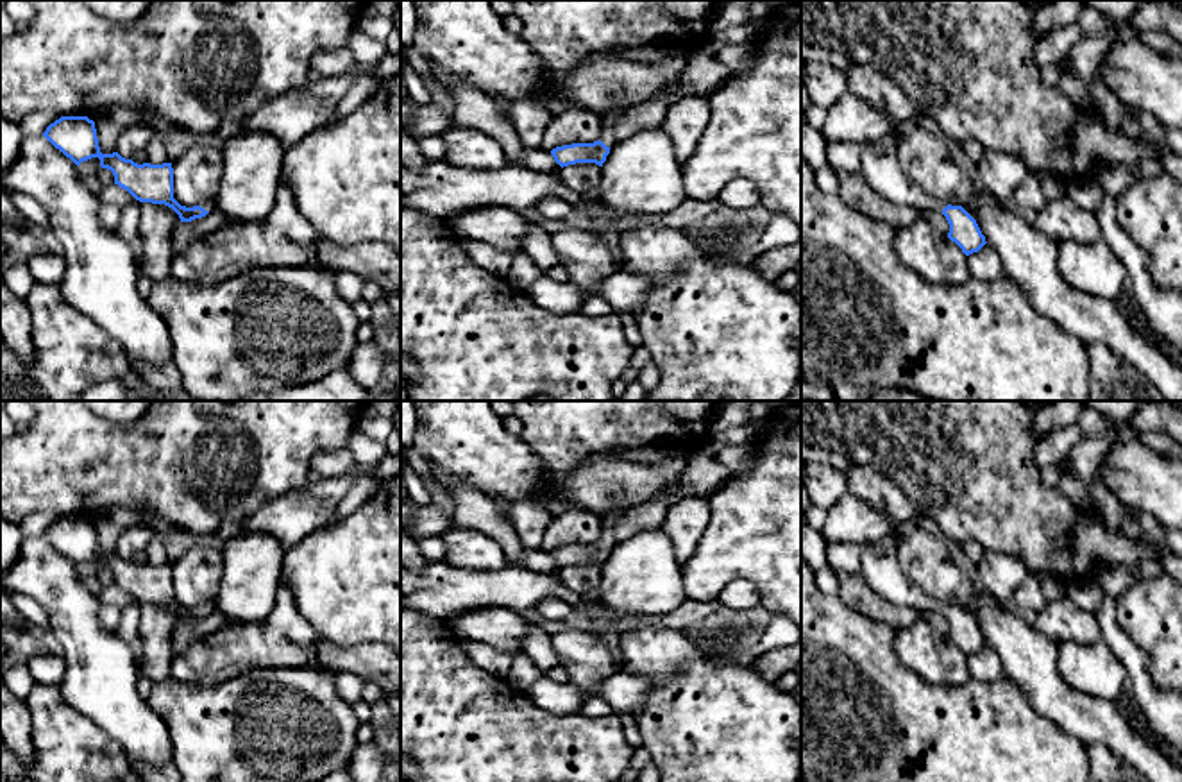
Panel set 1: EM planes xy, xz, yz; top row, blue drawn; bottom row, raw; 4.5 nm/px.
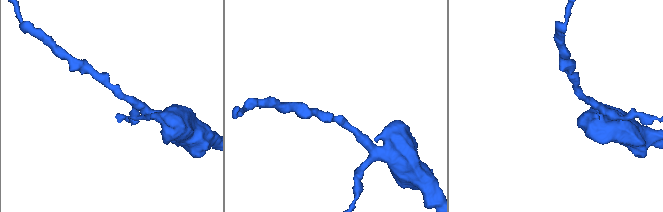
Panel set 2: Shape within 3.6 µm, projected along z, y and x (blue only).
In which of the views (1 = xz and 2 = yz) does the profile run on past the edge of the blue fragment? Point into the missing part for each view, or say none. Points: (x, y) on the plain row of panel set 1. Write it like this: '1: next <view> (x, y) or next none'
1: next xz (608, 521)
2: next yz (880, 566)

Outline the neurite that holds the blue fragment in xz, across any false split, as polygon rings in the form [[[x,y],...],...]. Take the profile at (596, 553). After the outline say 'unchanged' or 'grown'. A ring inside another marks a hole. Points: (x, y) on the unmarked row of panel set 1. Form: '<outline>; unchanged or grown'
[[[613,505],[610,512],[601,517],[601,539],[594,544],[572,544],[551,551],[554,562],[563,569],[576,564],[595,564],[603,567],[610,549],[615,546],[615,524],[626,512]]]; grown

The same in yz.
[[[882,537],[862,546],[862,571],[869,585],[885,599],[908,605],[919,612],[942,614],[950,625],[948,639],[966,657],[978,653],[987,642],[976,621],[962,608],[926,594],[901,569],[892,537]]]; grown

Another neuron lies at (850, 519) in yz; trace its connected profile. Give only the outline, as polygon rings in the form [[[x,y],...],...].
[[[846,492],[830,510],[823,533],[830,542],[869,544],[891,533],[887,517],[860,497]]]

